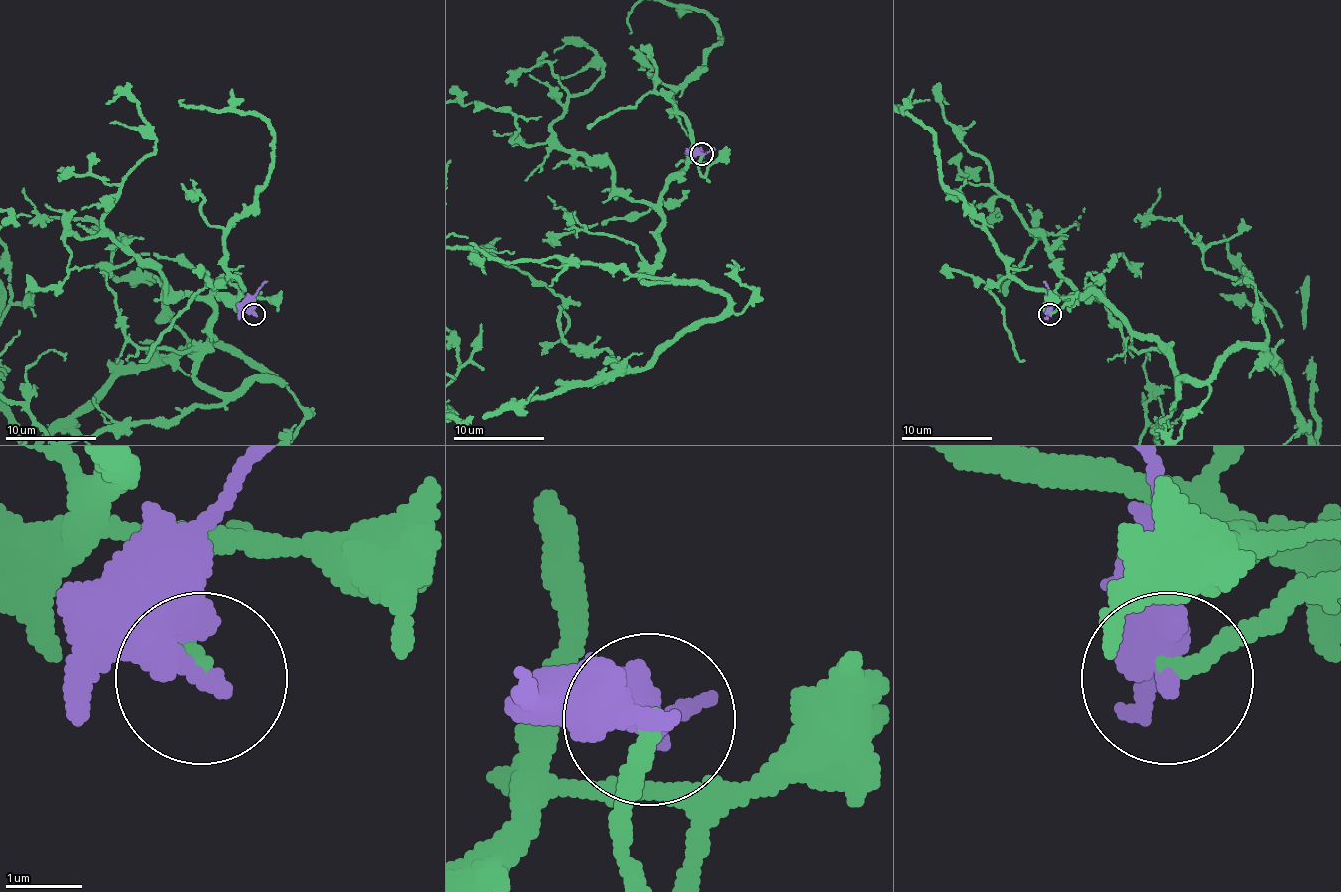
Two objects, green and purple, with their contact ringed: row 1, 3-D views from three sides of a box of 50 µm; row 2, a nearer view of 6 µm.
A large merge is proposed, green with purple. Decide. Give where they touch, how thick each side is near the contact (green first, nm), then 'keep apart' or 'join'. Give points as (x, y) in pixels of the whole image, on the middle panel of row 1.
place (702, 154); calibres 240 and 480 nm; keep apart

